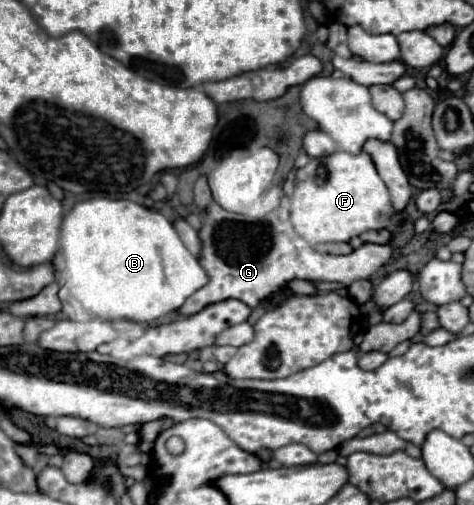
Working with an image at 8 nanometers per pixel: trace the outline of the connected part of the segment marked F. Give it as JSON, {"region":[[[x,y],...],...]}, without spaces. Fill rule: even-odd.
{"region":[[[337,151],[321,161],[311,159],[305,167],[297,169],[295,191],[291,195],[291,223],[305,241],[349,241],[371,229],[389,229],[395,221],[393,217],[389,191],[365,151],[357,157]]]}

